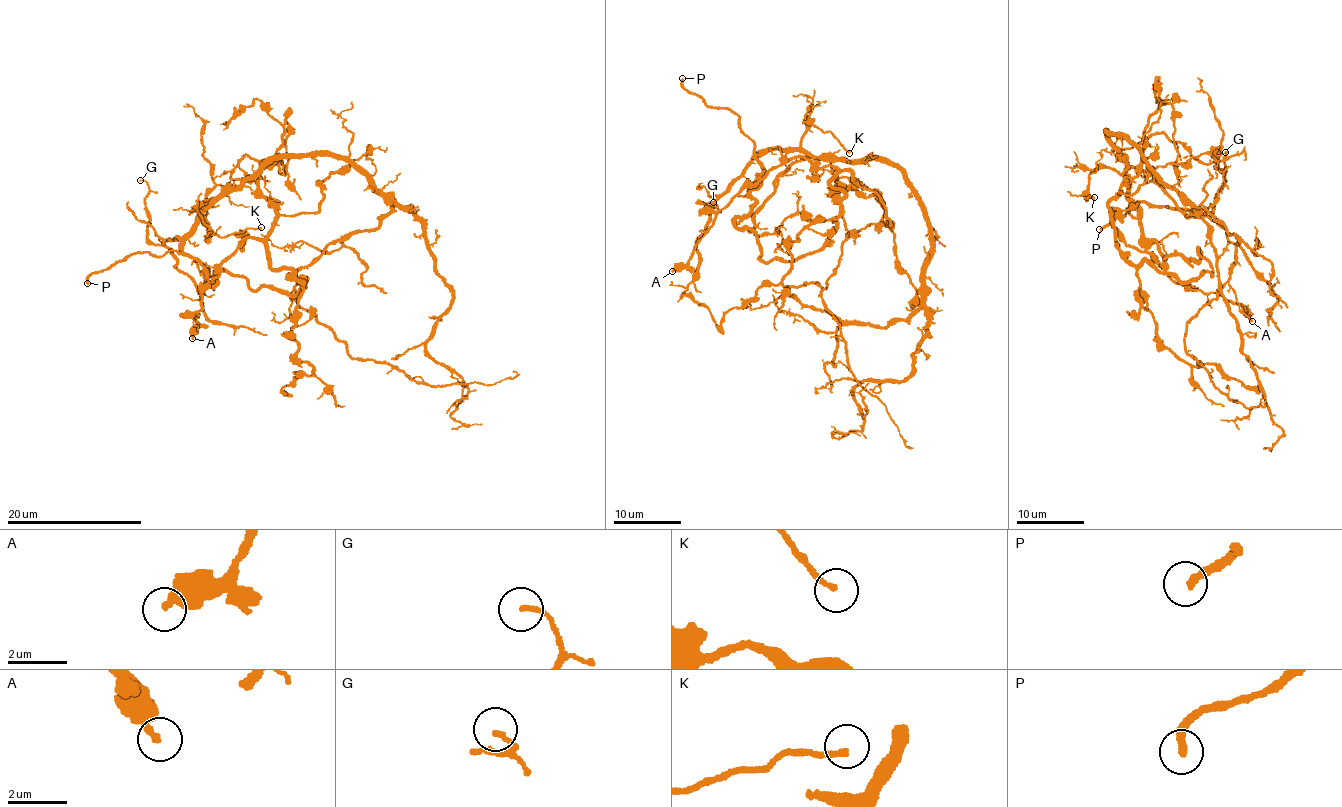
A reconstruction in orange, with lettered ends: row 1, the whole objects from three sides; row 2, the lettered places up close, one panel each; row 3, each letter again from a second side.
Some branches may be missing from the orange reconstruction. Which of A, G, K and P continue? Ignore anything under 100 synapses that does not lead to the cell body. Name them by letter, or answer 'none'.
P

